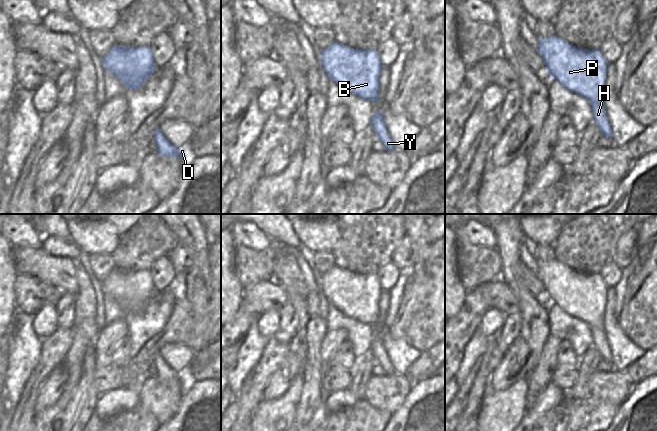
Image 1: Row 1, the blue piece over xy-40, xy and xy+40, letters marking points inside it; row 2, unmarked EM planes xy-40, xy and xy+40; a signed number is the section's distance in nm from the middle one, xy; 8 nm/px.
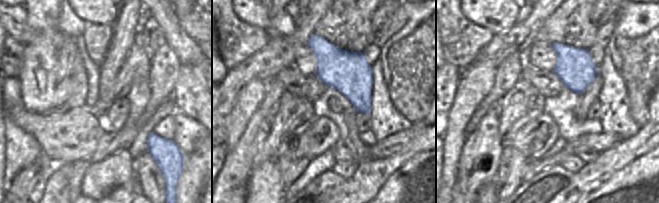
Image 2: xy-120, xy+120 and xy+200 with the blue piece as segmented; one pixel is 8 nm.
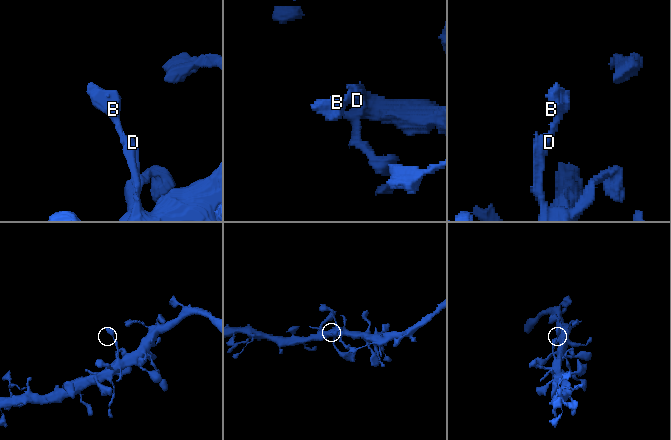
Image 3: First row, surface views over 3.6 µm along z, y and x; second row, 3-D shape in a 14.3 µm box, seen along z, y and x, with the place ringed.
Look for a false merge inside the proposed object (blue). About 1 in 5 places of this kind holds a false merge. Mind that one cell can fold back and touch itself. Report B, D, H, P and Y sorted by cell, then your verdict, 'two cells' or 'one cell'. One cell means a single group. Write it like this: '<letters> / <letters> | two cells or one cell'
B D H P Y | one cell

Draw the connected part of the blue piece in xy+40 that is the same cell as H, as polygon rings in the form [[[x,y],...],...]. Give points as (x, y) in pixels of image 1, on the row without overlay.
[[[553,259],[538,263],[536,273],[551,303],[583,321],[591,330],[594,347],[601,358],[612,363],[604,332],[607,286],[600,273],[579,273]]]

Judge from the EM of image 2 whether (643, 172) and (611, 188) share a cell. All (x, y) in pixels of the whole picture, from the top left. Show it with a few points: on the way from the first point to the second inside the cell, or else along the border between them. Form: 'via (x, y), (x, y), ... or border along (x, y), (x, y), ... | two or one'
via (635, 180), (619, 185) | one

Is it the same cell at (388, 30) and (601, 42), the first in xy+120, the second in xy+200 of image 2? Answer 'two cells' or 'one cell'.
one cell

